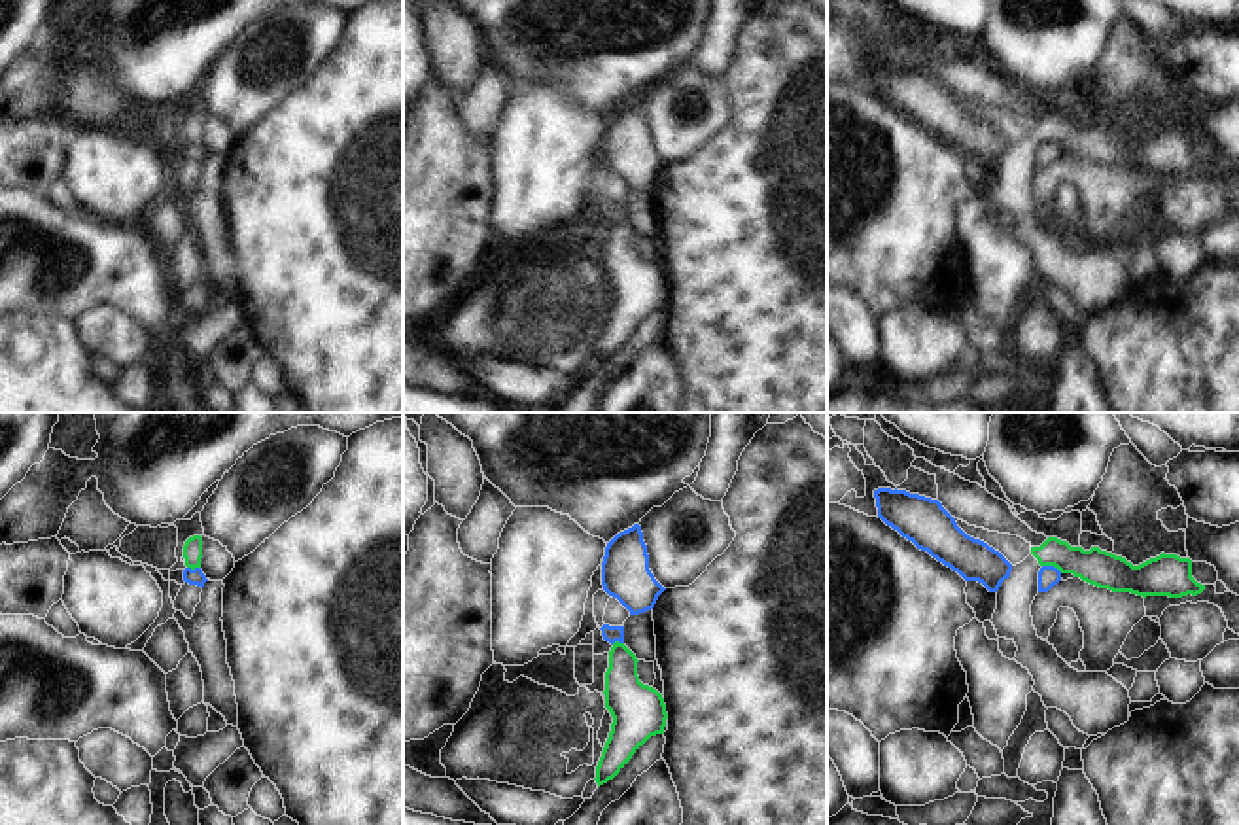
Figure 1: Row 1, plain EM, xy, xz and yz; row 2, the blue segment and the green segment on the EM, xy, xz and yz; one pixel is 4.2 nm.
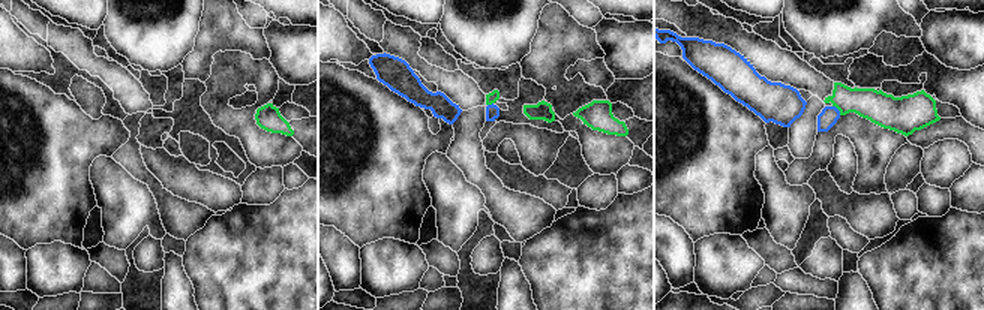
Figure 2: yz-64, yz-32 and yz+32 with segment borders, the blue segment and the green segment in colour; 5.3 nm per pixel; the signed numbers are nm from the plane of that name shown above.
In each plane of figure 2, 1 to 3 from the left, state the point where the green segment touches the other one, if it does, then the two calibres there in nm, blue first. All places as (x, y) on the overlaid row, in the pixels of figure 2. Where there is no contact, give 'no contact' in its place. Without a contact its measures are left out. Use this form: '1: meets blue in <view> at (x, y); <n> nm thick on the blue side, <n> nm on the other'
1: no contact
2: meets blue in yz-32 at (489, 105); 80 nm thick on the blue side, 60 nm on the other
3: meets blue in yz+32 at (837, 110); 100 nm thick on the blue side, 180 nm on the other

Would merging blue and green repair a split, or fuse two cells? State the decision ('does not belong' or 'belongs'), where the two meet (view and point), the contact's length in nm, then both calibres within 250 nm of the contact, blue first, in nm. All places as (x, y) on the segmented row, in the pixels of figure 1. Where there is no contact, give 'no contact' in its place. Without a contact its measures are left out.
does not belong | yz (1052, 566) | 90 nm | 90/160 nm

